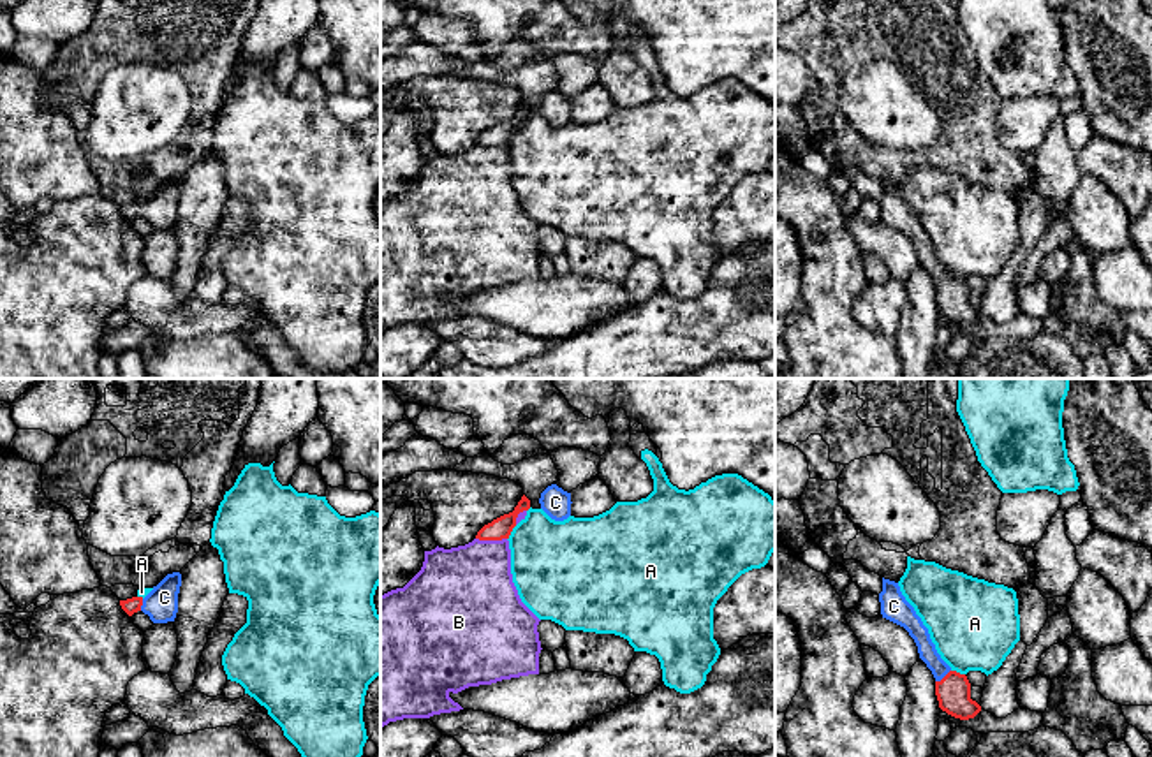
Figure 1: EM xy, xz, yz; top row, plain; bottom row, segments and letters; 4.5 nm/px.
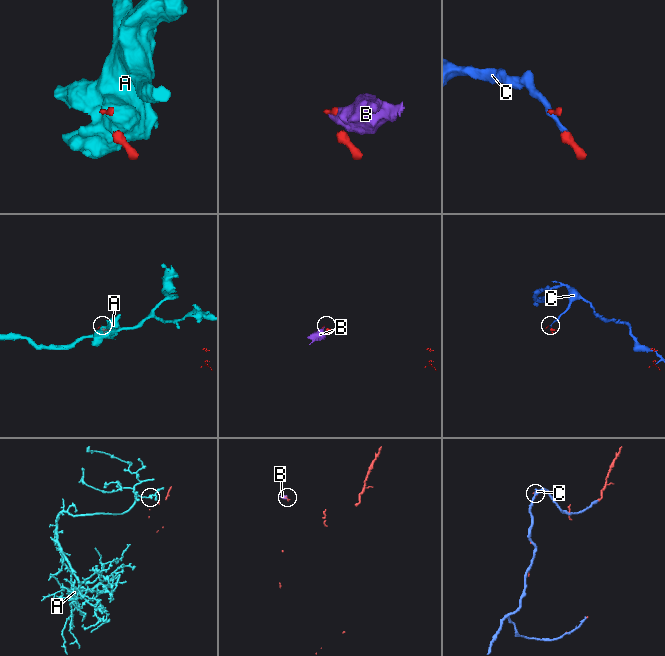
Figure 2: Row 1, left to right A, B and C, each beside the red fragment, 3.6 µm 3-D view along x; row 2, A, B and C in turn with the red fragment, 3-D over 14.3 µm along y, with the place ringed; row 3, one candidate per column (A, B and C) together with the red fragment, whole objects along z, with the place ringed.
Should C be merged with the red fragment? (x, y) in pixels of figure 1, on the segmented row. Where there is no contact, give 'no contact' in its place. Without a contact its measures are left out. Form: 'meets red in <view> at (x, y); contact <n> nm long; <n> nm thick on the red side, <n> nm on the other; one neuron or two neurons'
meets red in yz at (945, 676); contact 90 nm long; 160 nm thick on the red side, 80 nm on the other; one neuron

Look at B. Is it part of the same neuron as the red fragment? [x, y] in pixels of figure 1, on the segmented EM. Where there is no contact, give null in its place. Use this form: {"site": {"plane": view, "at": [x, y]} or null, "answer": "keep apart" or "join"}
{"site": {"plane": "xz", "at": [492, 539]}, "answer": "keep apart"}

